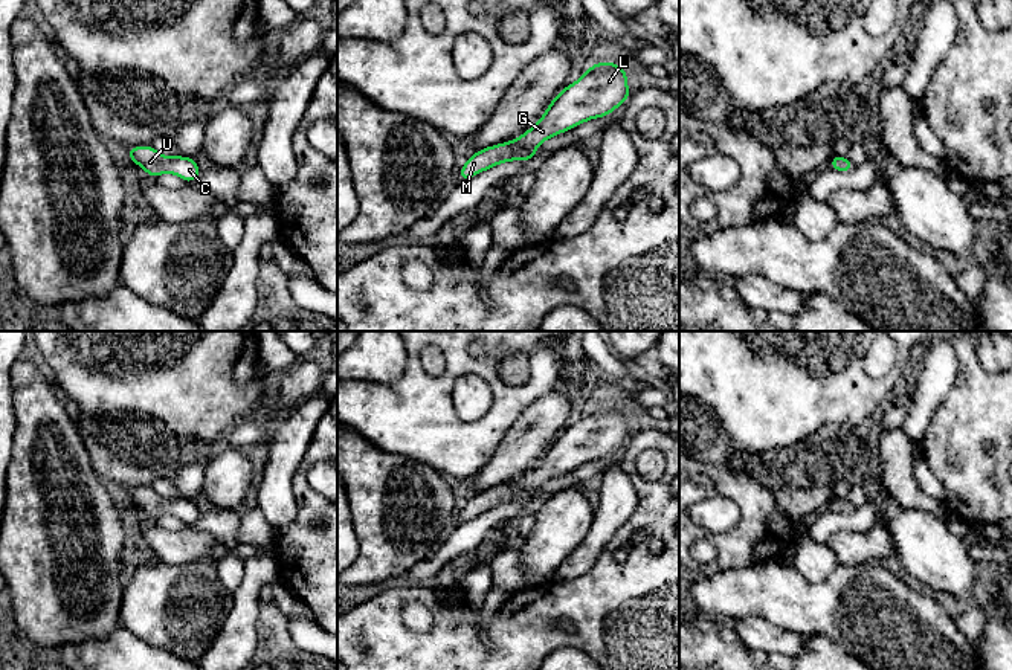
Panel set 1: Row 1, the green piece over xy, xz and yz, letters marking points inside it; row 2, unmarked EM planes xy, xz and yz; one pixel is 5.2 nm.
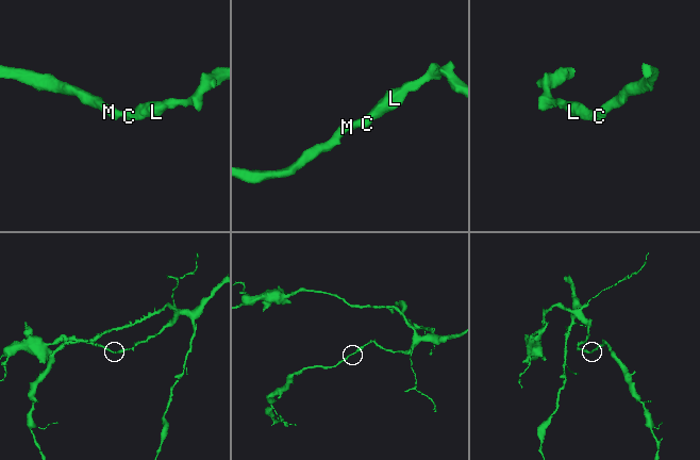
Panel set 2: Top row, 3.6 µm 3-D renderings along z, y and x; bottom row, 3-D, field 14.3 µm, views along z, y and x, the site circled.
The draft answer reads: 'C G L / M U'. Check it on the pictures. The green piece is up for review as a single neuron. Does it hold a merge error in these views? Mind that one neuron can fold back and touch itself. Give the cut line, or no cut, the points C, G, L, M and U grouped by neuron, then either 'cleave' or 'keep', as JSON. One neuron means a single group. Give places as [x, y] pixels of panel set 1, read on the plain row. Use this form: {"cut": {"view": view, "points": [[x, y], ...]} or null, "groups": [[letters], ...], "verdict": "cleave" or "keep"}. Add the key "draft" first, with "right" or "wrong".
{"draft": "wrong", "cut": null, "groups": [["C", "G", "L", "M", "U"]], "verdict": "keep"}

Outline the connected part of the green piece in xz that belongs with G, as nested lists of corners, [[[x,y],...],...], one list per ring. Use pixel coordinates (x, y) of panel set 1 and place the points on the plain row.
[[[617,404],[591,406],[588,415],[551,443],[533,470],[514,482],[481,490],[464,505],[456,520],[462,523],[511,501],[528,504],[546,481],[589,461],[608,459],[612,452],[626,446],[629,438],[627,415],[623,409]]]

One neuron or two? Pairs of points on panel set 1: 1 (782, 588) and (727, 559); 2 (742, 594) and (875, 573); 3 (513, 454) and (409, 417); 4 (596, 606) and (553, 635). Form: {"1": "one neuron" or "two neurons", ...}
{"1": "two neurons", "2": "one neuron", "3": "two neurons", "4": "one neuron"}

